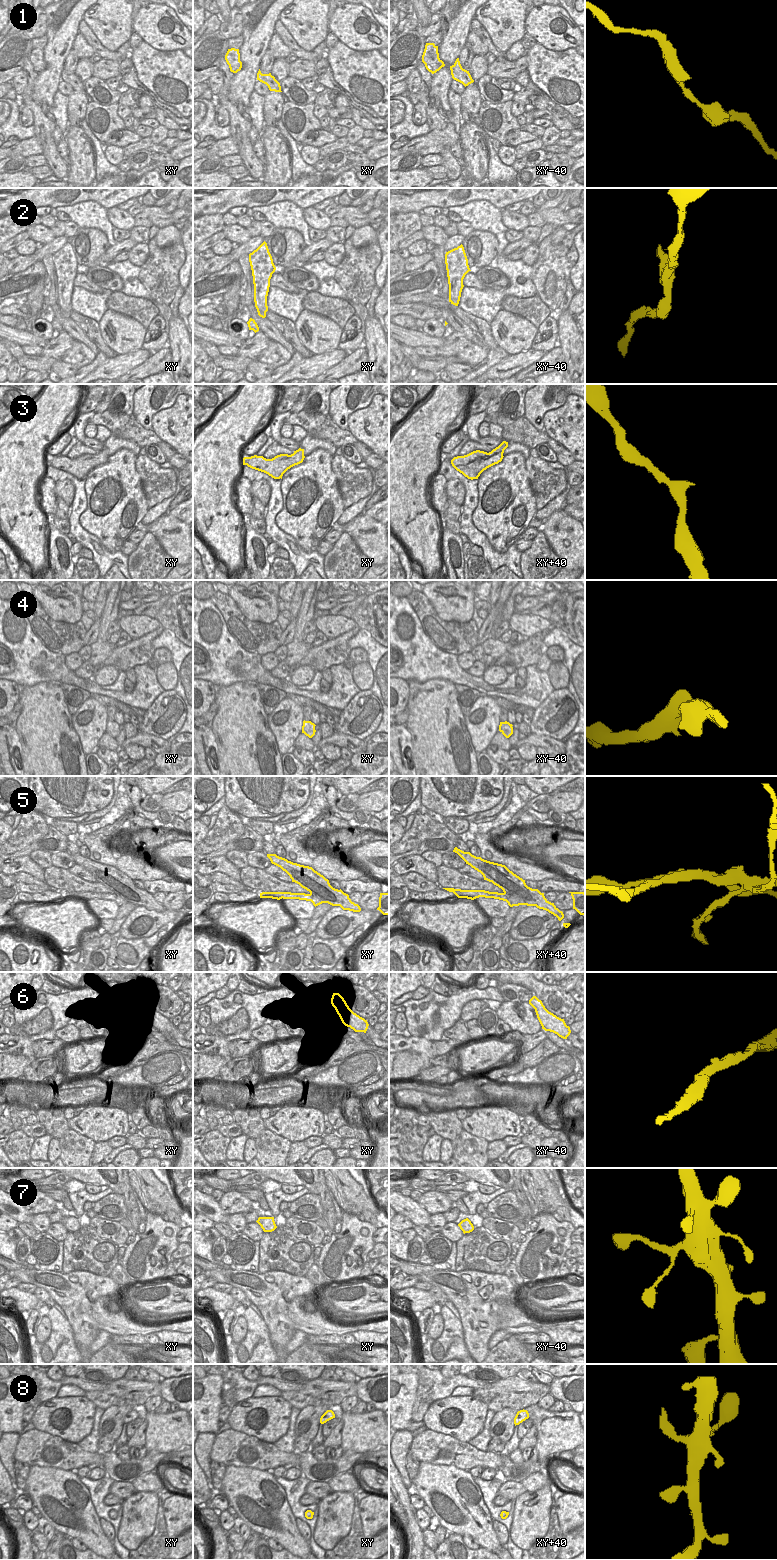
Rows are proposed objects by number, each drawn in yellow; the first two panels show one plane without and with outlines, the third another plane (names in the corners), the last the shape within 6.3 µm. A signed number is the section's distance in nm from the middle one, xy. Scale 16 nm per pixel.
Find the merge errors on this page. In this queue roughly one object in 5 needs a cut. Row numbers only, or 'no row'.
4, 5

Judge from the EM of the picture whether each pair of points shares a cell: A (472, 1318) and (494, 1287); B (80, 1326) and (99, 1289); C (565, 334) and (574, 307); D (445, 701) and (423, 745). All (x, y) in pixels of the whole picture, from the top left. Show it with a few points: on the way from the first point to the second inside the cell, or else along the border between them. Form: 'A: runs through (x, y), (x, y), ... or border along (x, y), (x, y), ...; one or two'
A: runs through (474, 1310), (474, 1307), (486, 1295); one
B: runs through (80, 1314), (80, 1298), (87, 1291); one
C: border along (568, 309), (571, 312); two
D: runs through (436, 712), (436, 732), (434, 734); one

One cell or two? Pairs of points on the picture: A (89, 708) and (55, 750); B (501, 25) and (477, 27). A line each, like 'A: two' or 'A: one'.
A: two
B: two

